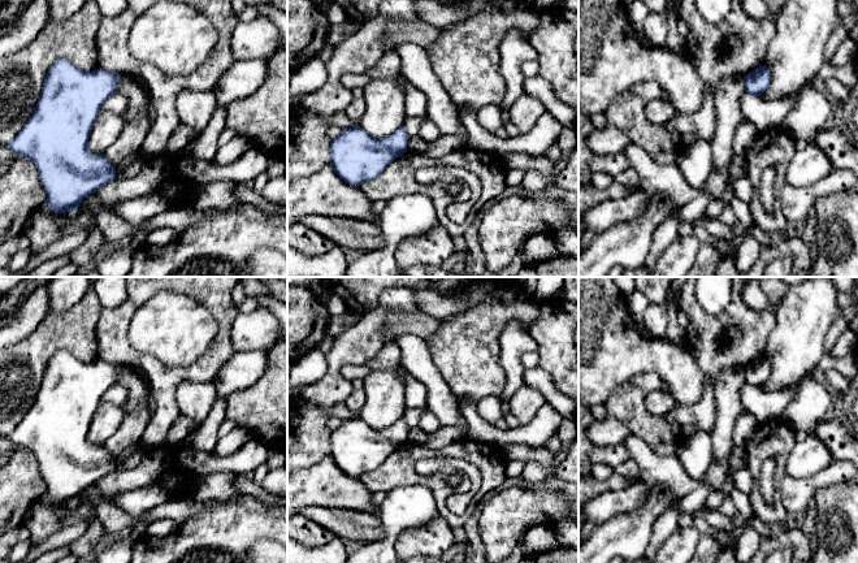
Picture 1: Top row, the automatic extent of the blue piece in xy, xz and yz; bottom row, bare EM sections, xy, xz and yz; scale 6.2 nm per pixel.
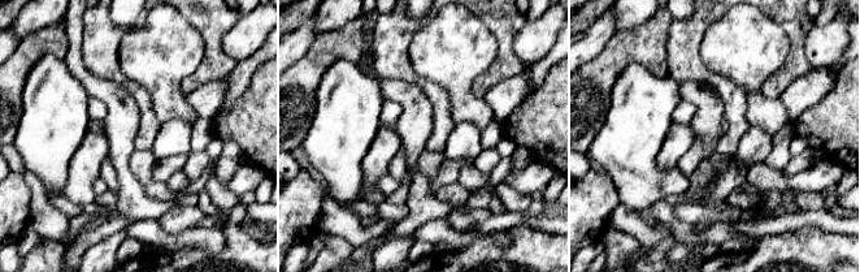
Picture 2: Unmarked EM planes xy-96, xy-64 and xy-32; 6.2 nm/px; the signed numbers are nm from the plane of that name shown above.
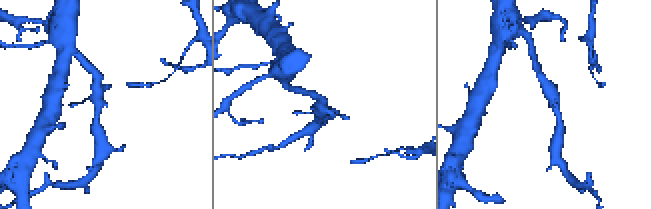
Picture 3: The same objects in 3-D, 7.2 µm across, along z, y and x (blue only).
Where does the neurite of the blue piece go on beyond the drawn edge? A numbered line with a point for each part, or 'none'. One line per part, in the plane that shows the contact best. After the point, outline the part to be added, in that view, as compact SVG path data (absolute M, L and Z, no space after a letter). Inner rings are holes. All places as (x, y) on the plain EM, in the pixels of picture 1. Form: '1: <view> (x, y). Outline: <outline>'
none

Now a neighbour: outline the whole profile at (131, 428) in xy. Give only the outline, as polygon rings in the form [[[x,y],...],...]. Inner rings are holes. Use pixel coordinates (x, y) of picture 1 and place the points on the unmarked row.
[[[151,399],[147,400],[139,411],[124,417],[118,430],[104,445],[113,458],[118,458],[130,445],[139,443],[150,421],[150,413]]]

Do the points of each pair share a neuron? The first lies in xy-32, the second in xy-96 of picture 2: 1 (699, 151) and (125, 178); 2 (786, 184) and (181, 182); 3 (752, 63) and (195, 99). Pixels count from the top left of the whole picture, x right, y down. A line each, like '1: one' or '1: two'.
1: two
2: one
3: two

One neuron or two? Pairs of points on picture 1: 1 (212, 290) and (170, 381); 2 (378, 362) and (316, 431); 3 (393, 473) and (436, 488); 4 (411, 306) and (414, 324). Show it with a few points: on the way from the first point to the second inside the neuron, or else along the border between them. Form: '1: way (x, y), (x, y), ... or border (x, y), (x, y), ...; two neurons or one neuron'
1: way (222, 317), (221, 347), (198, 371); one neuron
2: border (386, 342), (364, 364); two neurons
3: way (403, 473), (425, 481); one neuron
4: border (425, 314), (390, 312), (384, 325); two neurons

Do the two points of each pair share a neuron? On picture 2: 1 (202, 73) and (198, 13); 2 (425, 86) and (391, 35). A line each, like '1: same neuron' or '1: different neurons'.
1: same neuron
2: same neuron

